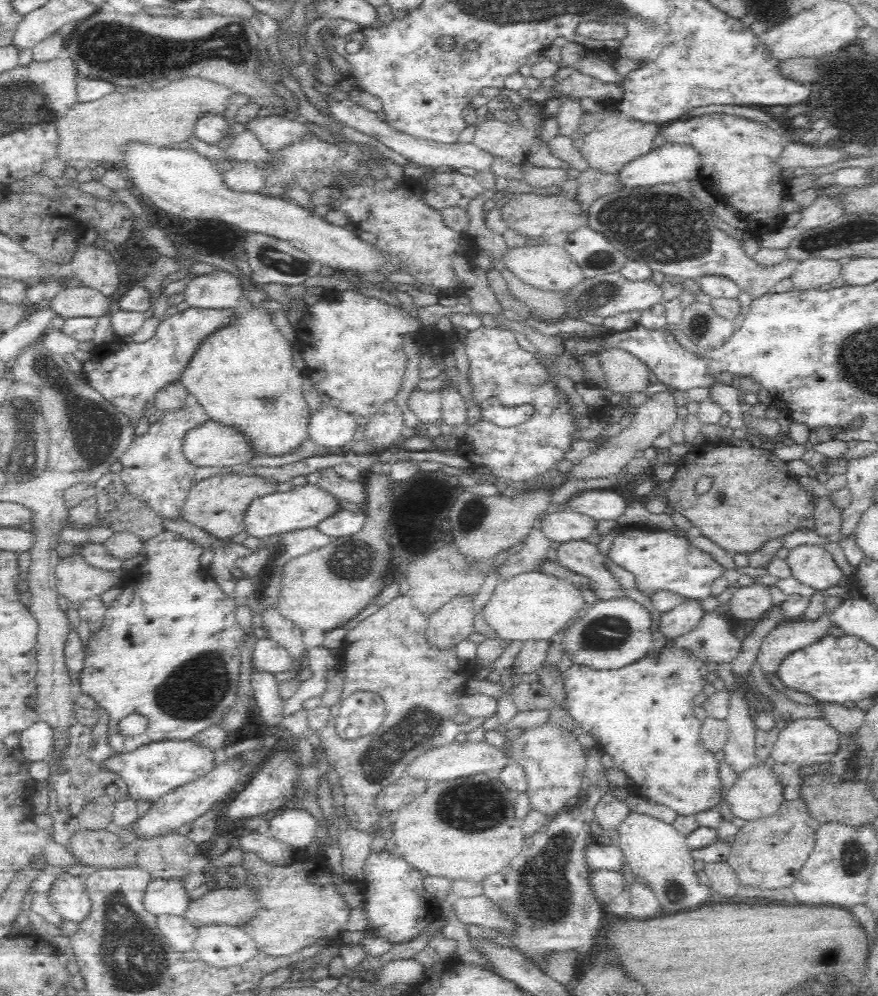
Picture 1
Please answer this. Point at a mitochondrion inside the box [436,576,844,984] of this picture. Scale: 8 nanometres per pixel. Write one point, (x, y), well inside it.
(544, 898)

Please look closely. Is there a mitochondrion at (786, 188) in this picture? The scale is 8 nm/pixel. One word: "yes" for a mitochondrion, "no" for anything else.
no

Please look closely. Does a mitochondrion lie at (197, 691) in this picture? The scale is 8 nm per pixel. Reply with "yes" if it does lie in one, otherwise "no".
yes

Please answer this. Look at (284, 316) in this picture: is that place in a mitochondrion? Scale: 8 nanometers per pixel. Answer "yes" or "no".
no

